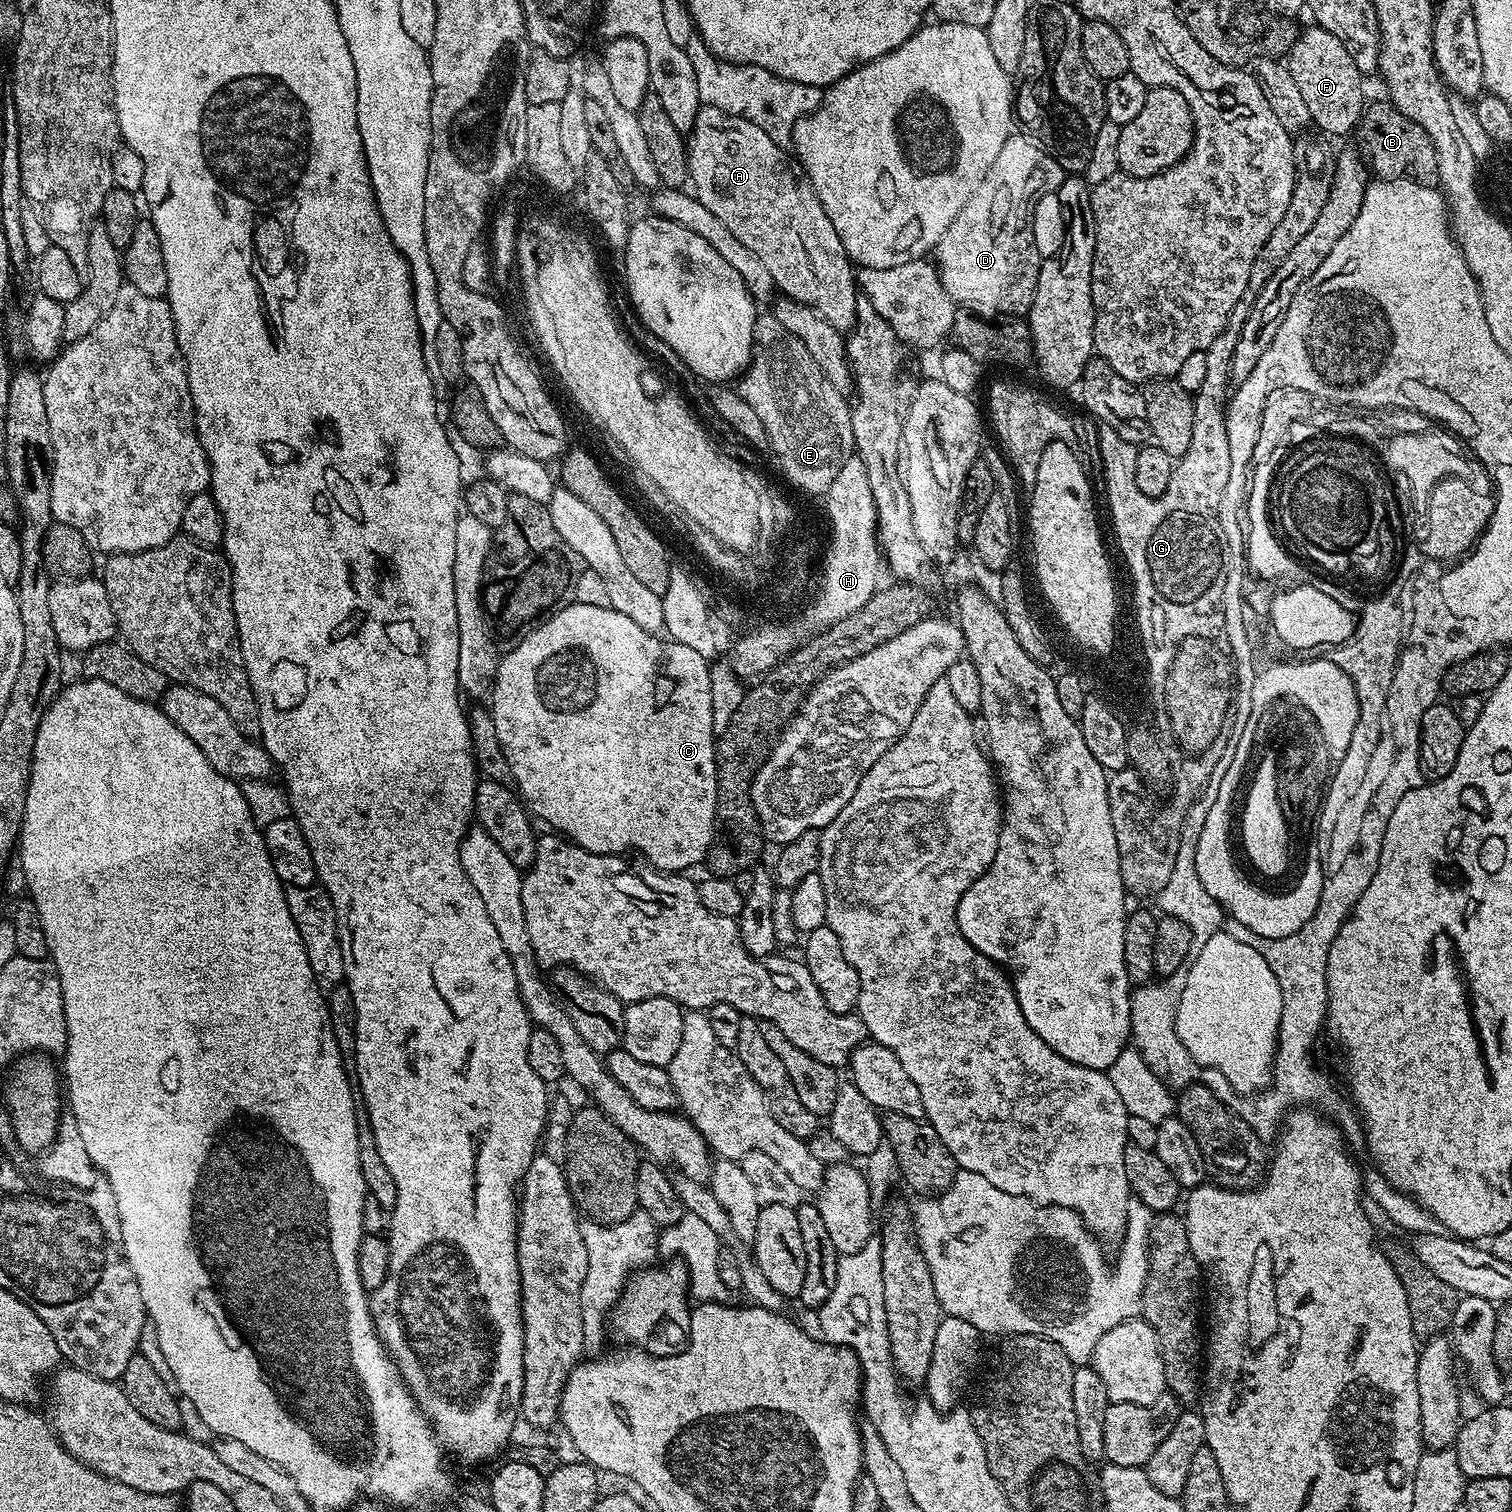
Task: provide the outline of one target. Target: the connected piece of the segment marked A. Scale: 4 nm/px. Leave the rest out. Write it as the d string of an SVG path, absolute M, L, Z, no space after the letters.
M701 107L686 140L688 173L692 190L710 214L721 219L730 234L747 246L769 271L777 289L791 300L810 306L826 322L843 332L856 324L858 282L852 261L842 246L834 224L807 179L794 167L789 153L758 130L754 122L726 114L717 108Z

